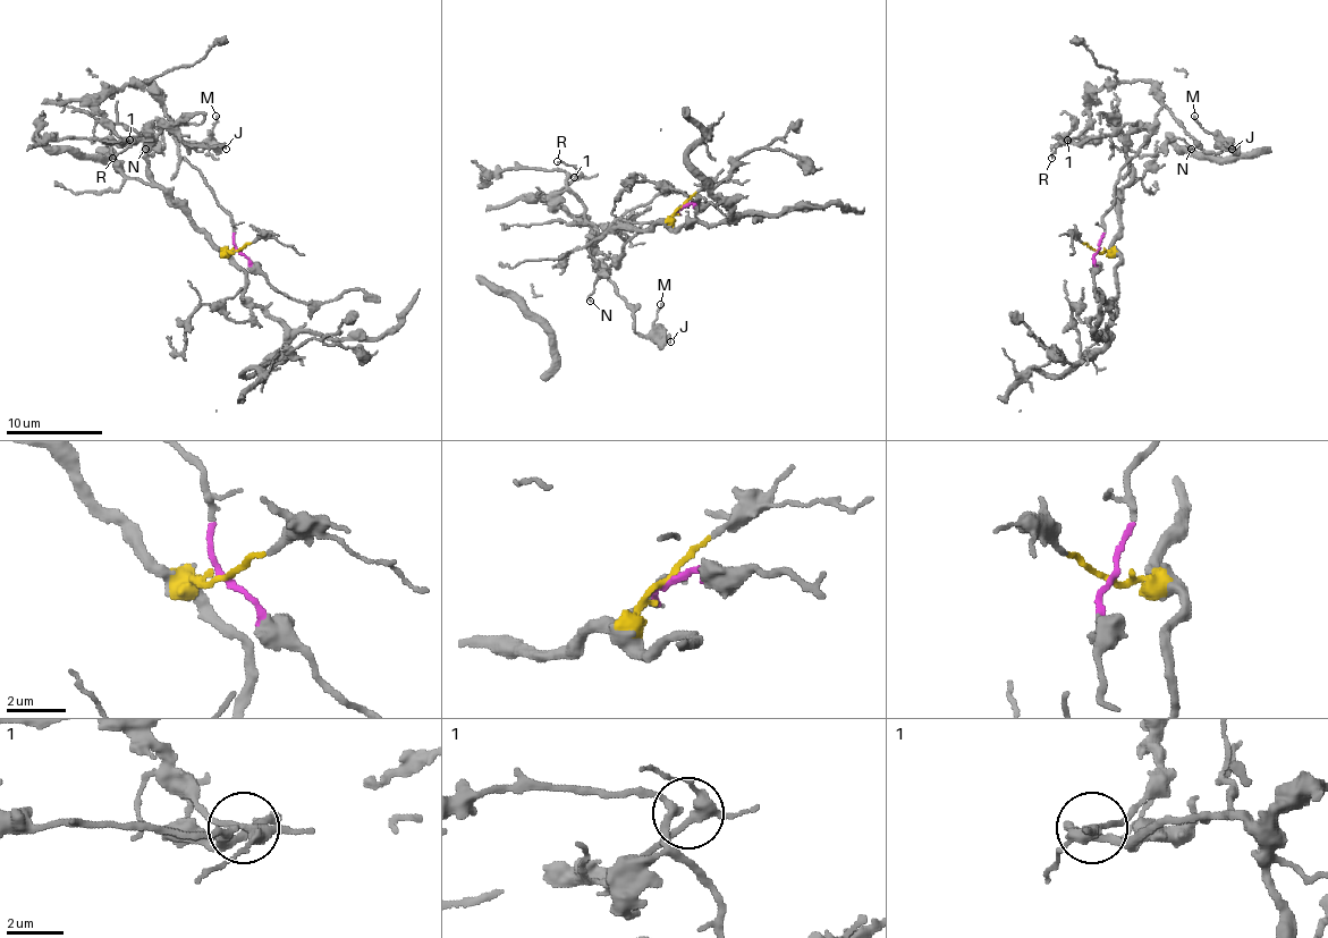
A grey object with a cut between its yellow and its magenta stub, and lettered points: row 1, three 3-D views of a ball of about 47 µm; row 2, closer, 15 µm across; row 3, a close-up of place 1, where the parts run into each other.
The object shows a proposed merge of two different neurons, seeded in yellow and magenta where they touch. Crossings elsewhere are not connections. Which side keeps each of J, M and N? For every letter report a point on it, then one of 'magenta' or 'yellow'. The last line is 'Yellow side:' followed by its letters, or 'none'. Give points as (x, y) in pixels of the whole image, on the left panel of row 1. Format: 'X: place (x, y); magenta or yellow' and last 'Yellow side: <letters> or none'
J: place (226, 149); magenta
M: place (216, 116); magenta
N: place (145, 149); yellow
Yellow side: N

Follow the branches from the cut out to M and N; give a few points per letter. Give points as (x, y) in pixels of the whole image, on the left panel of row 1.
M: (236, 251), (231, 214), (180, 155), (178, 136), (163, 108), (189, 153), (209, 136), (217, 115)
N: (236, 251), (211, 241), (153, 180), (144, 151), (146, 155), (151, 153), (153, 144), (149, 140), (146, 149)

